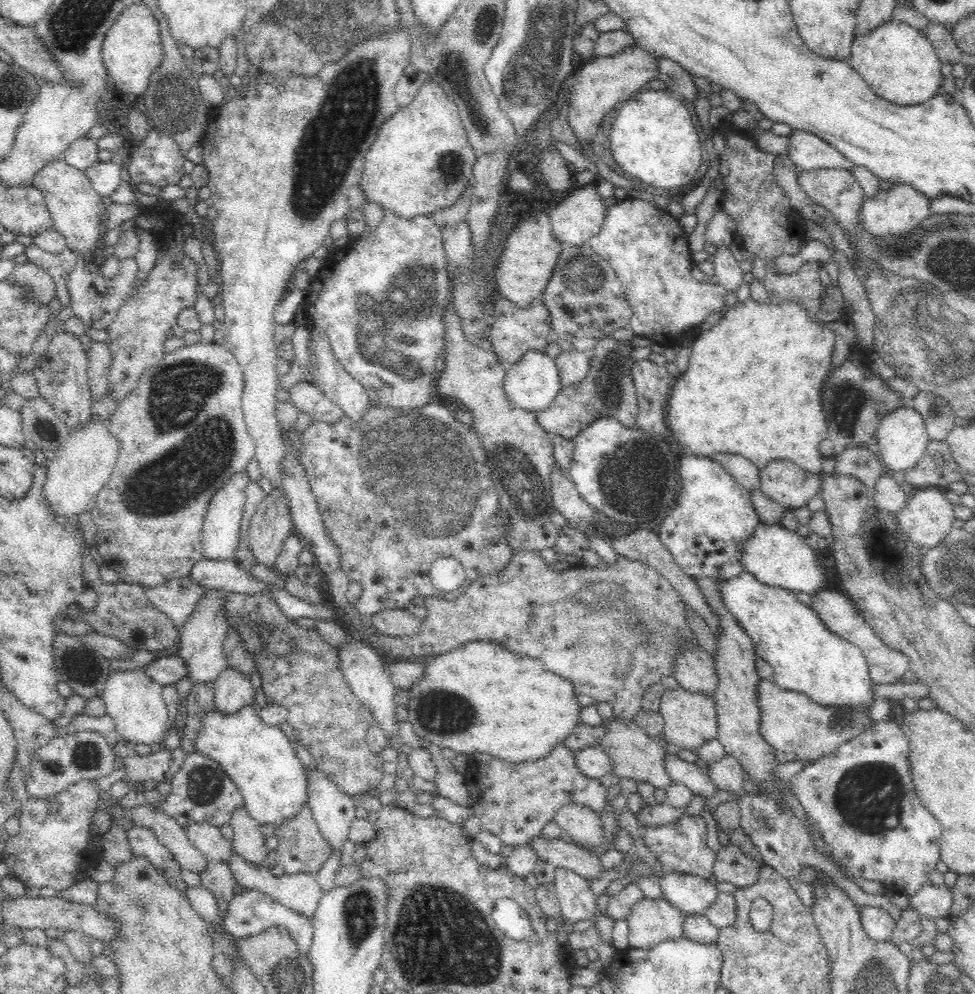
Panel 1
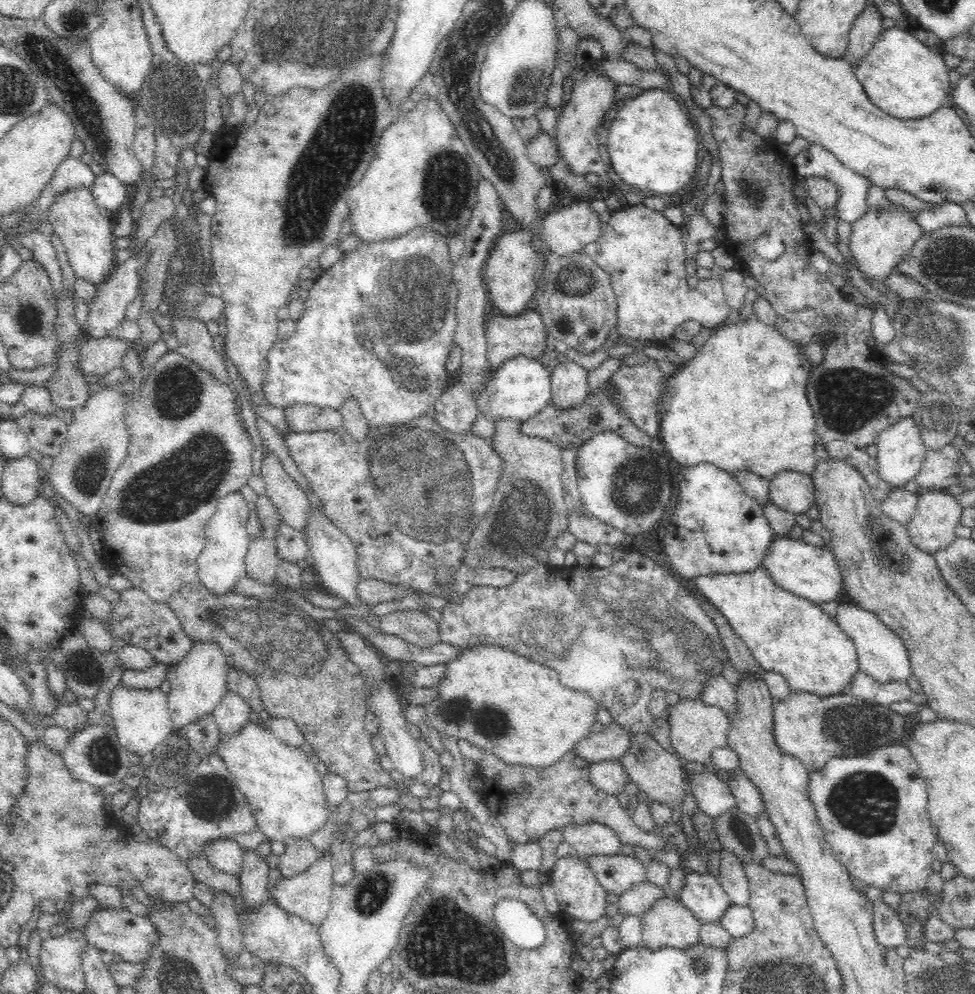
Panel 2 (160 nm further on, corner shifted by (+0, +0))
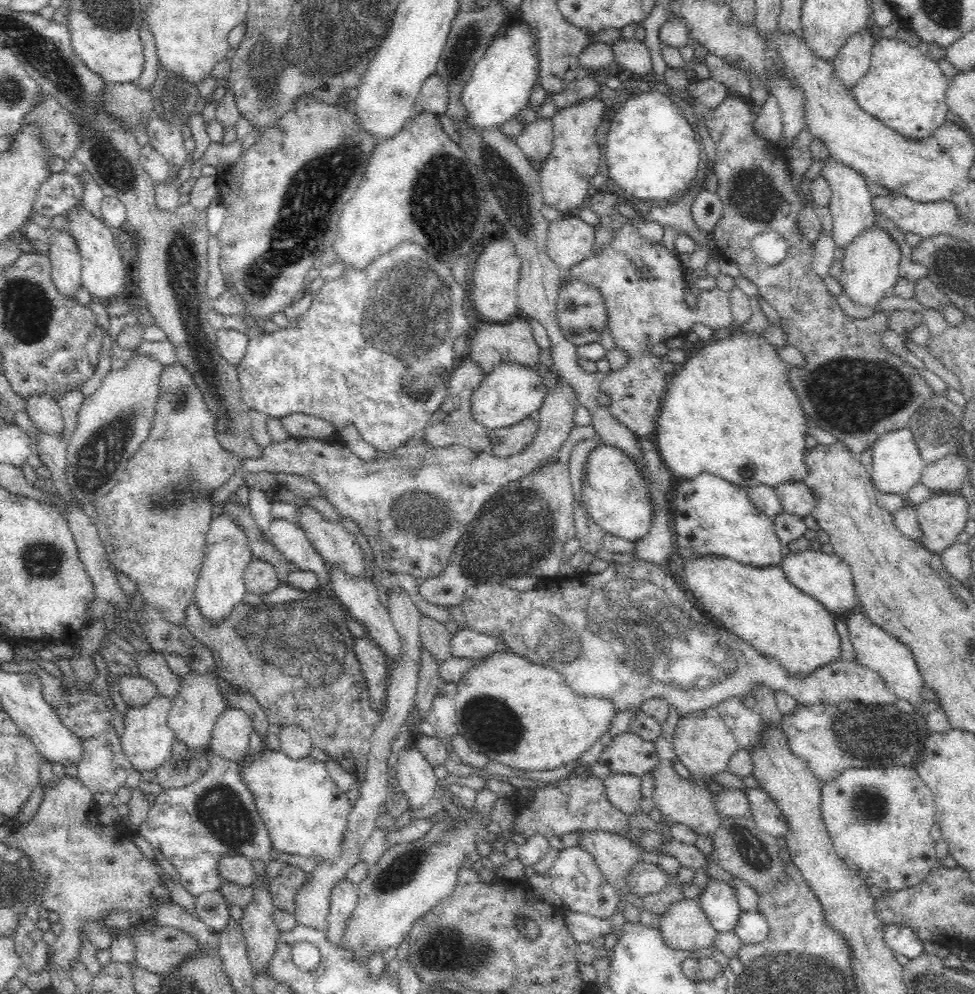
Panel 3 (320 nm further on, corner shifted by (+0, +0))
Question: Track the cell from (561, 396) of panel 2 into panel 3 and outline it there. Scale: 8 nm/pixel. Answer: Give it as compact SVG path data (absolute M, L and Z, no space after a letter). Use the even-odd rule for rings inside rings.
M560 377L558 384L547 390L542 406L536 412L538 426L532 442L524 447L519 455L509 458L498 458L489 450L474 453L468 447L461 445L448 448L430 447L423 437L418 435L402 447L392 449L388 453L378 451L375 460L368 463L356 457L344 442L324 443L316 438L305 438L303 442L300 442L296 441L295 437L288 437L285 442L270 444L264 449L261 458L244 459L240 470L236 470L236 474L232 475L226 484L212 493L211 502L214 507L224 504L240 487L246 486L245 479L251 473L304 475L322 488L326 502L330 502L342 519L348 518L358 525L373 550L375 564L382 571L387 571L389 574L402 572L414 577L417 581L423 581L439 576L445 570L455 546L468 530L470 522L480 514L482 506L496 492L499 492L505 485L538 471L547 463L559 462L560 449L575 426L572 418L577 406L578 401L573 388L569 382Z

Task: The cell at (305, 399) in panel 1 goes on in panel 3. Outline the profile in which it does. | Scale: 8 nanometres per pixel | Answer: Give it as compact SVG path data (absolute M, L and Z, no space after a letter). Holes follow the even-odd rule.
M300 412L282 417L281 422L290 437L323 439L337 432L331 422Z

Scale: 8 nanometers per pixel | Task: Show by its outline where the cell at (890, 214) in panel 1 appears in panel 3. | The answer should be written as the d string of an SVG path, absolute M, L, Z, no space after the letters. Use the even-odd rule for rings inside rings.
M874 224L868 230L862 230L856 236L851 246L844 249L842 272L839 283L842 290L854 304L862 306L876 306L878 302L887 298L898 285L900 272L900 248L897 243L883 228Z

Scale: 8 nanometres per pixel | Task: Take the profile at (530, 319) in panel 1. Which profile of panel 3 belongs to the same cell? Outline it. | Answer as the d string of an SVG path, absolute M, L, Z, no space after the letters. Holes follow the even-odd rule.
M518 316L508 321L482 324L470 335L468 346L466 353L481 366L486 375L494 370L495 366L504 362L517 362L524 366L535 367L540 356L540 347L534 341L532 327L526 319Z

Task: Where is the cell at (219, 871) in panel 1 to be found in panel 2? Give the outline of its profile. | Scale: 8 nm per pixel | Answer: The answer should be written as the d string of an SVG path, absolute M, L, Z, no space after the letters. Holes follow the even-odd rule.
M213 890L212 895L214 895L214 902L210 906L210 911L216 921L214 930L219 948L222 950L225 961L232 961L245 950L243 926L234 907L234 896L216 890Z

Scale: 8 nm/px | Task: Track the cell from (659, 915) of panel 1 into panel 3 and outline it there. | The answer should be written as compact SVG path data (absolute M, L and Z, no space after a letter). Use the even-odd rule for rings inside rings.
M684 897L668 906L668 910L664 914L660 914L658 930L663 942L673 950L698 952L700 948L711 948L711 946L715 946L717 936L717 931L702 912L698 898L686 899Z

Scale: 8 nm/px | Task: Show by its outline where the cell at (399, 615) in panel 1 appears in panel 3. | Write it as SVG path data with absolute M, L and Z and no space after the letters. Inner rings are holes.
M422 615L418 629L422 648L438 661L450 658L450 640L453 635L446 630L445 623Z

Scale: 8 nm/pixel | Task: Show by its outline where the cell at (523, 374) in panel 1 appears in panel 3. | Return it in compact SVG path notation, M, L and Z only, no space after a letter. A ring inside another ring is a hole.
M517 362L500 363L472 393L472 418L488 429L514 426L528 417L535 417L546 395L547 388L536 366L524 366Z

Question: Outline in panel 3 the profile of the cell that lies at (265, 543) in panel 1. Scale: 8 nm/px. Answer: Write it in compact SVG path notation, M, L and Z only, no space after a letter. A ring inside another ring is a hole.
M255 557L243 575L246 591L257 596L269 594L281 584L275 568L269 562Z

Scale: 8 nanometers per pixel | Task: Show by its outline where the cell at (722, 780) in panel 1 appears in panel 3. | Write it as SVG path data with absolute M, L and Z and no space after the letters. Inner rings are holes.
M760 786L747 788L744 794L750 807L749 816L757 827L782 841L784 834L788 832L788 821L780 807L776 805L776 801L772 800L772 797Z

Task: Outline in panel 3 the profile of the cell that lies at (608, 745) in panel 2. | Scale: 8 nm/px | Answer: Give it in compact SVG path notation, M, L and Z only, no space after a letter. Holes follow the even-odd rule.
M625 733L612 737L610 745L601 752L599 762L608 766L611 772L642 776L654 770L660 758L654 742Z

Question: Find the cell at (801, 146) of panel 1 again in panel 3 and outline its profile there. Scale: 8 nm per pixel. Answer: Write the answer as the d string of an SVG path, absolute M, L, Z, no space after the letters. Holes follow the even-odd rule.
M834 157L824 158L830 162L821 170L821 175L826 178L831 188L829 211L833 218L832 238L835 247L846 249L852 245L856 236L862 230L868 230L875 224L875 210L873 208L872 196L866 187L864 176L852 167L848 167L837 161Z

